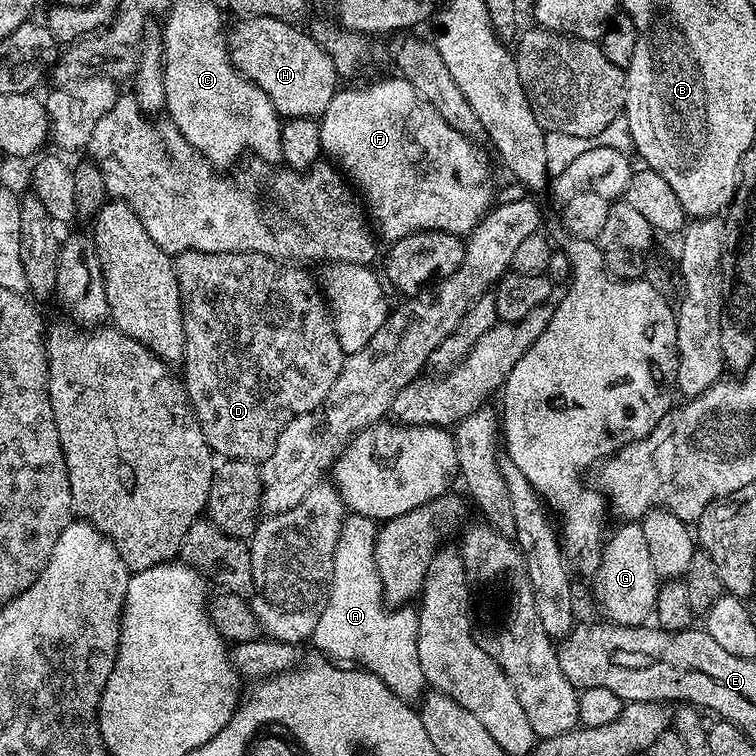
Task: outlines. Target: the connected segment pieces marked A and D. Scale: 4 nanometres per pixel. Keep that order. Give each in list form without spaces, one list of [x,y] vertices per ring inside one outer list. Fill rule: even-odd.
[[[355,514],[345,515],[338,546],[334,550],[334,570],[326,606],[310,640],[316,643],[320,651],[317,653],[336,662],[351,662],[366,672],[372,672],[398,698],[416,702],[426,692],[422,662],[418,662],[420,618],[411,607],[391,608],[385,601],[382,578],[378,578],[378,562],[374,562],[377,531],[377,521]]]
[[[181,252],[175,257],[174,267],[180,287],[180,309],[184,315],[182,383],[196,421],[217,457],[262,462],[270,458],[270,454],[274,454],[274,446],[278,446],[278,434],[282,434],[282,430],[286,430],[286,426],[294,422],[294,418],[312,412],[323,404],[344,365],[346,353],[338,342],[338,334],[332,325],[329,309],[322,299],[321,289],[318,284],[316,288],[315,282],[306,273],[296,269],[299,267],[289,266],[271,256],[264,256],[261,252]]]

